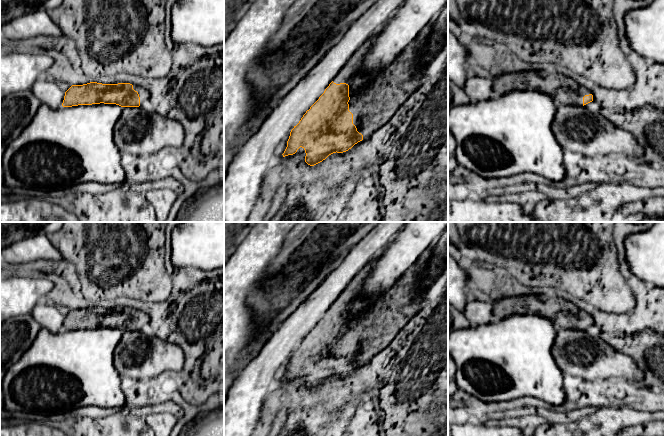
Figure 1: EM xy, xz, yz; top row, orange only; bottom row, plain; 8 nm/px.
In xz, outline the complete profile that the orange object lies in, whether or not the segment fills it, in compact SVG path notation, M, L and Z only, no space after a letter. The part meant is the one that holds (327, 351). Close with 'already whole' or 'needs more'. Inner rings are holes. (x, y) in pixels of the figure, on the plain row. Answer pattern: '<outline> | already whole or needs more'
M433 245L420 256L410 272L406 272L399 278L395 288L374 301L370 308L359 317L350 319L349 308L360 295L364 281L373 268L373 263L370 261L361 269L324 317L291 354L283 381L295 378L302 371L306 377L305 386L314 390L333 377L348 375L383 350L405 324L419 312L427 292L427 289L421 286L421 274L431 255L432 247Z | needs more

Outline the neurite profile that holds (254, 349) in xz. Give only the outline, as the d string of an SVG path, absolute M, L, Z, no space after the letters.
M274 326L273 330L270 334L266 334L263 338L260 338L259 340L255 340L250 346L249 346L249 355L245 358L242 358L239 363L236 365L236 368L238 370L242 370L246 365L254 358L256 358L261 351L264 344L267 342L267 340L278 330L278 326Z

